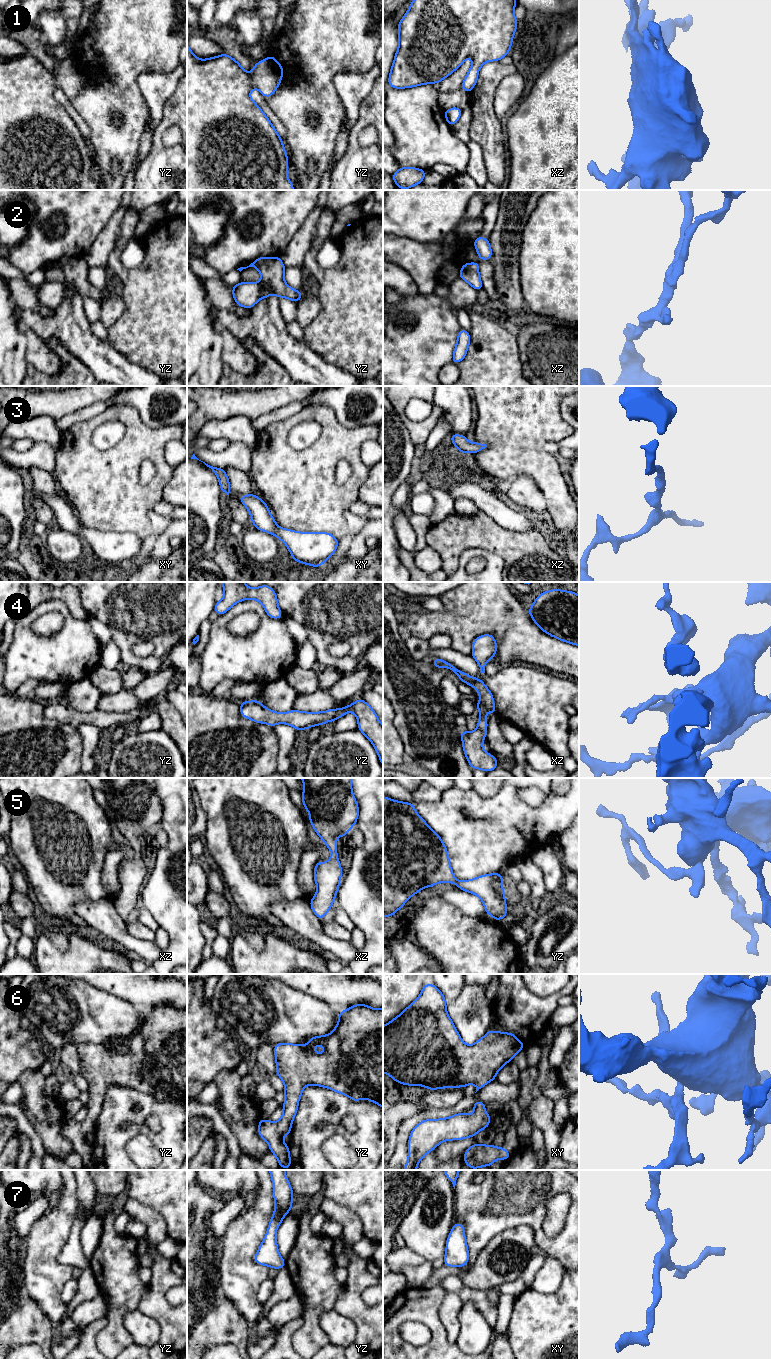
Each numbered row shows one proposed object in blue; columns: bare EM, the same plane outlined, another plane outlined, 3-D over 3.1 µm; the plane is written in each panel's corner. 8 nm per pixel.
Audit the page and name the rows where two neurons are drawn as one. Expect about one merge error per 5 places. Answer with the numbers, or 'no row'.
no row

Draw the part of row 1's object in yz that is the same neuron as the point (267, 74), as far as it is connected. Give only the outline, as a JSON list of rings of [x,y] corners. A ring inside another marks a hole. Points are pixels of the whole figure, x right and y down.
[[[187,42],[187,190],[294,190],[287,177],[288,157],[283,146],[283,140],[278,135],[271,121],[261,108],[250,98],[250,92],[257,88],[267,98],[274,94],[283,77],[283,68],[275,56],[269,56],[259,61],[248,74],[238,61],[223,53],[217,57],[201,60],[190,50]]]

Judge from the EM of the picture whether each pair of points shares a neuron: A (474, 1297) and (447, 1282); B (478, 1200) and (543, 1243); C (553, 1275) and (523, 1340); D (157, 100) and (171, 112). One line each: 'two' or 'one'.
A: one
B: one
C: two
D: two

